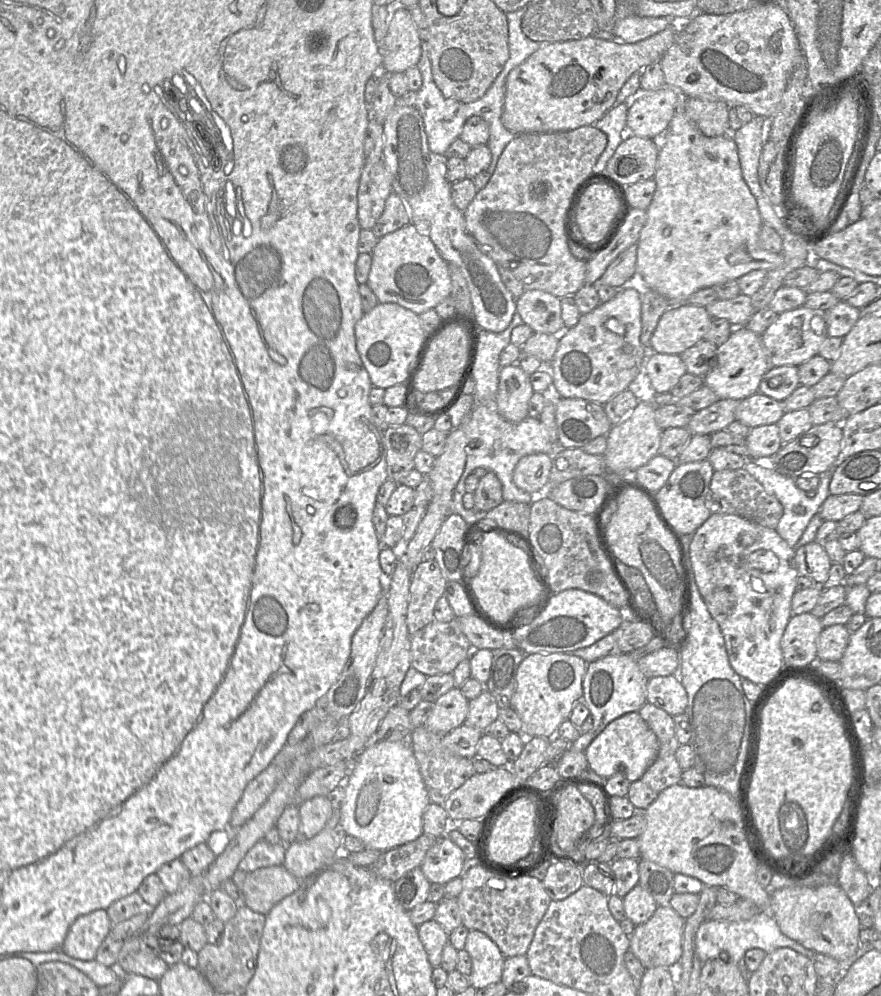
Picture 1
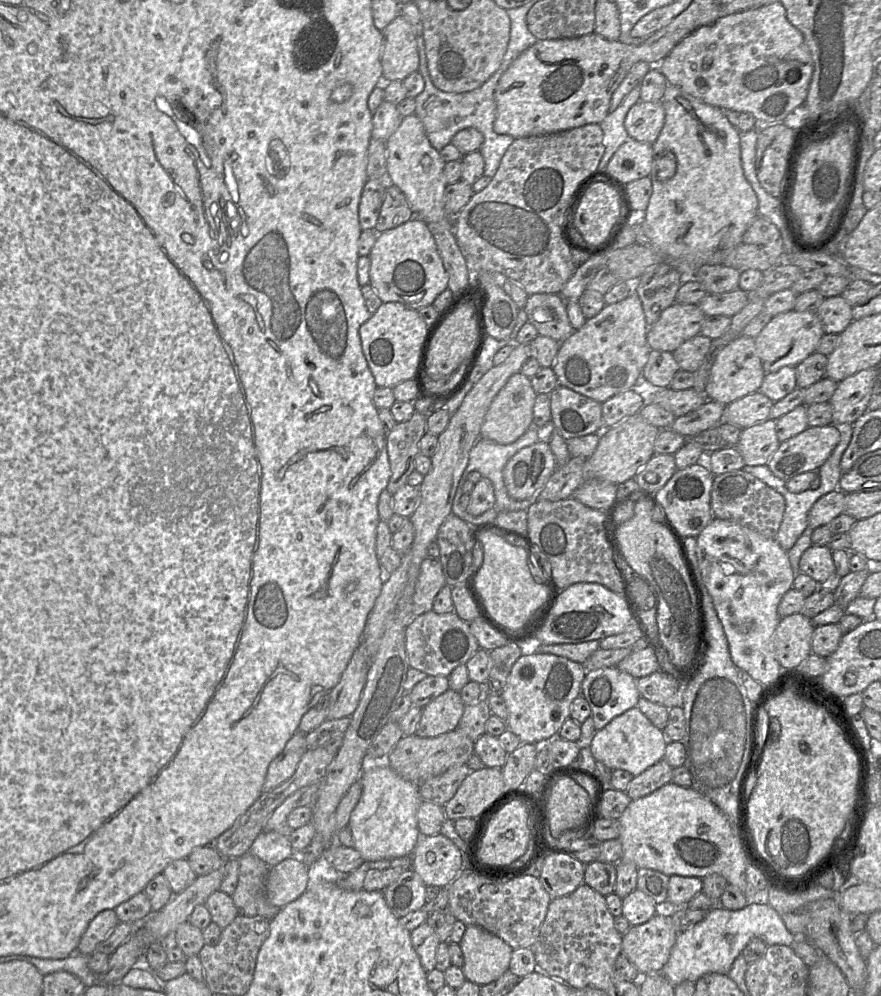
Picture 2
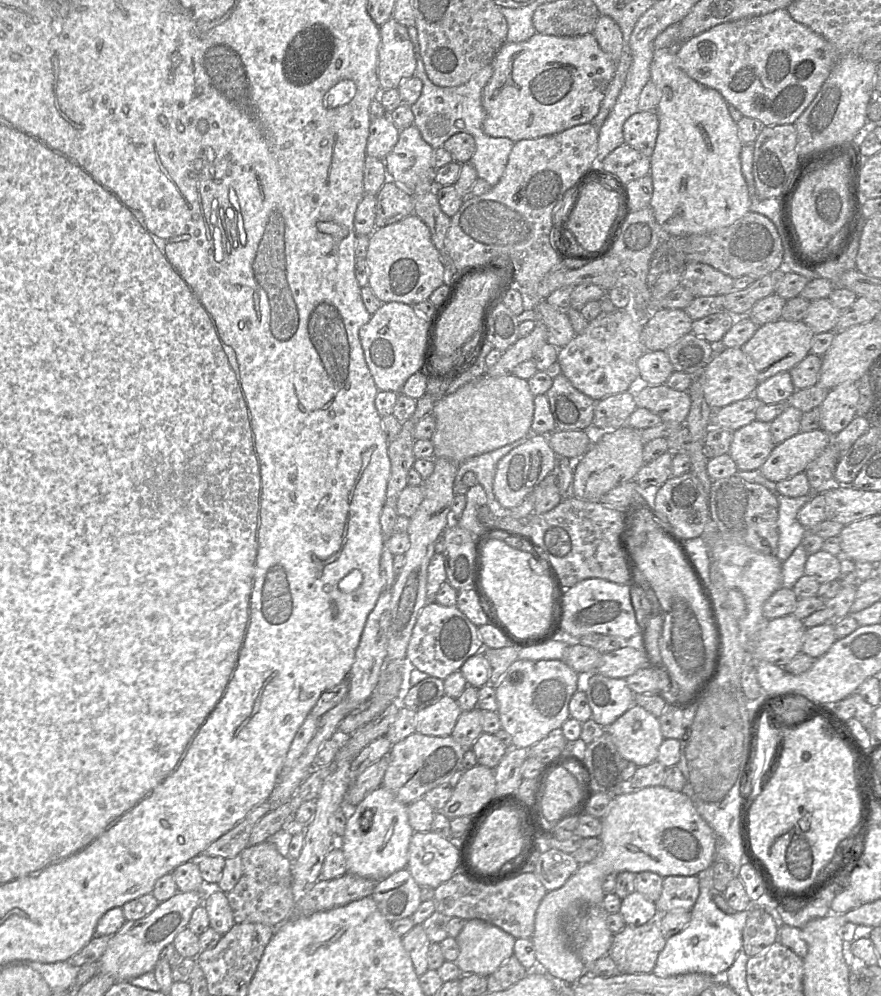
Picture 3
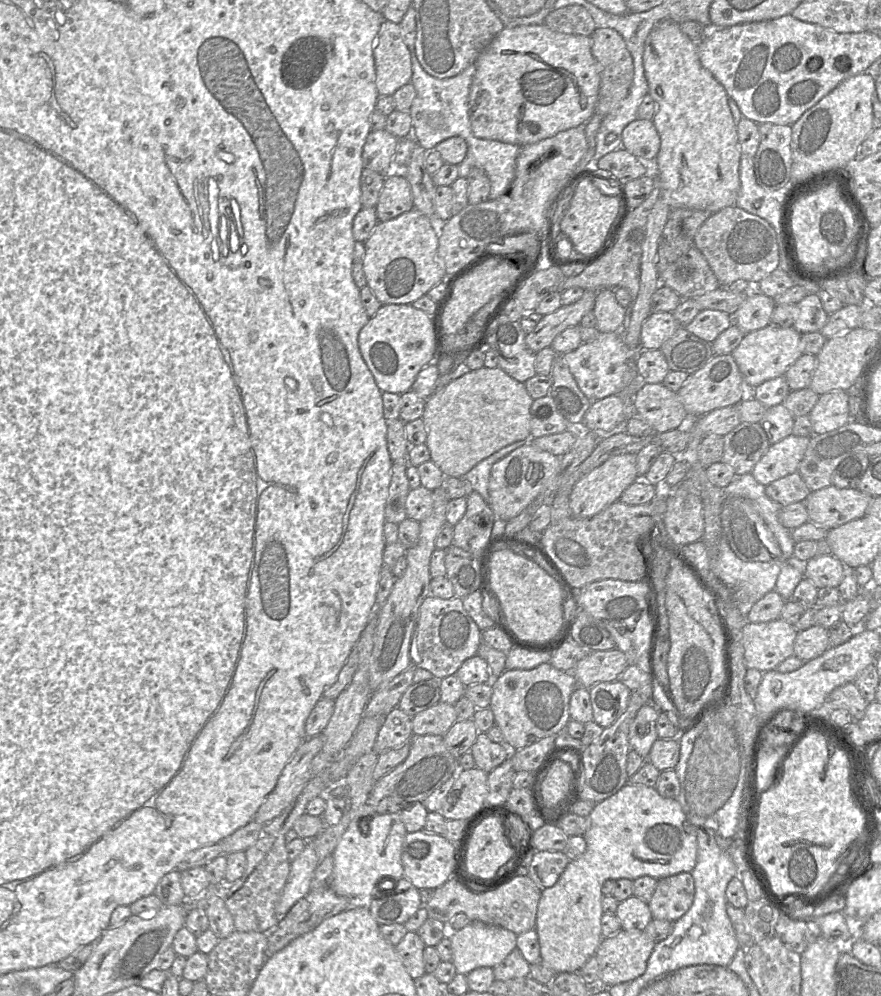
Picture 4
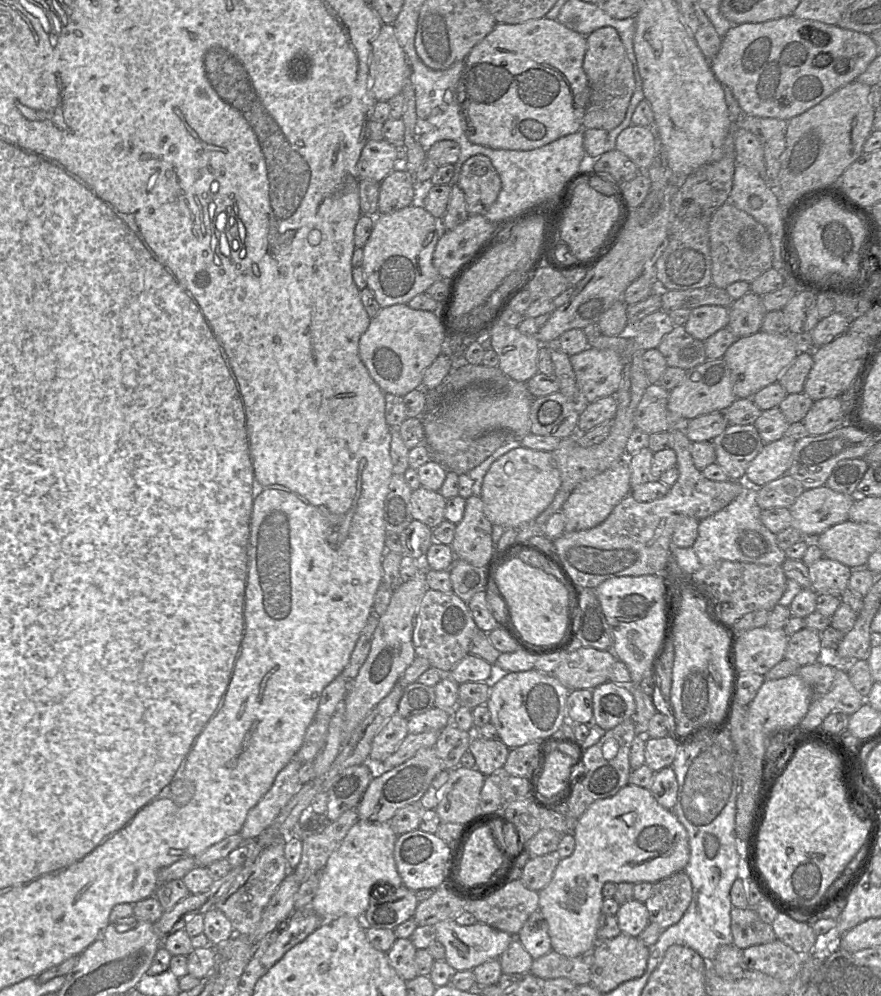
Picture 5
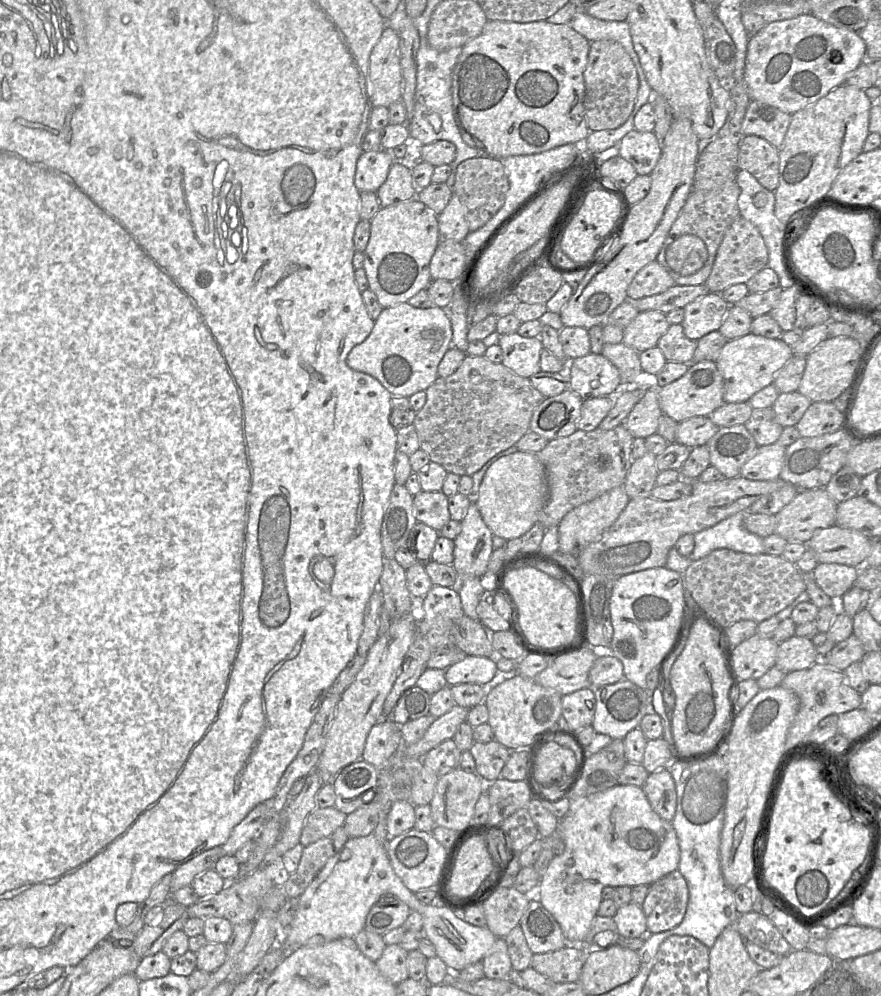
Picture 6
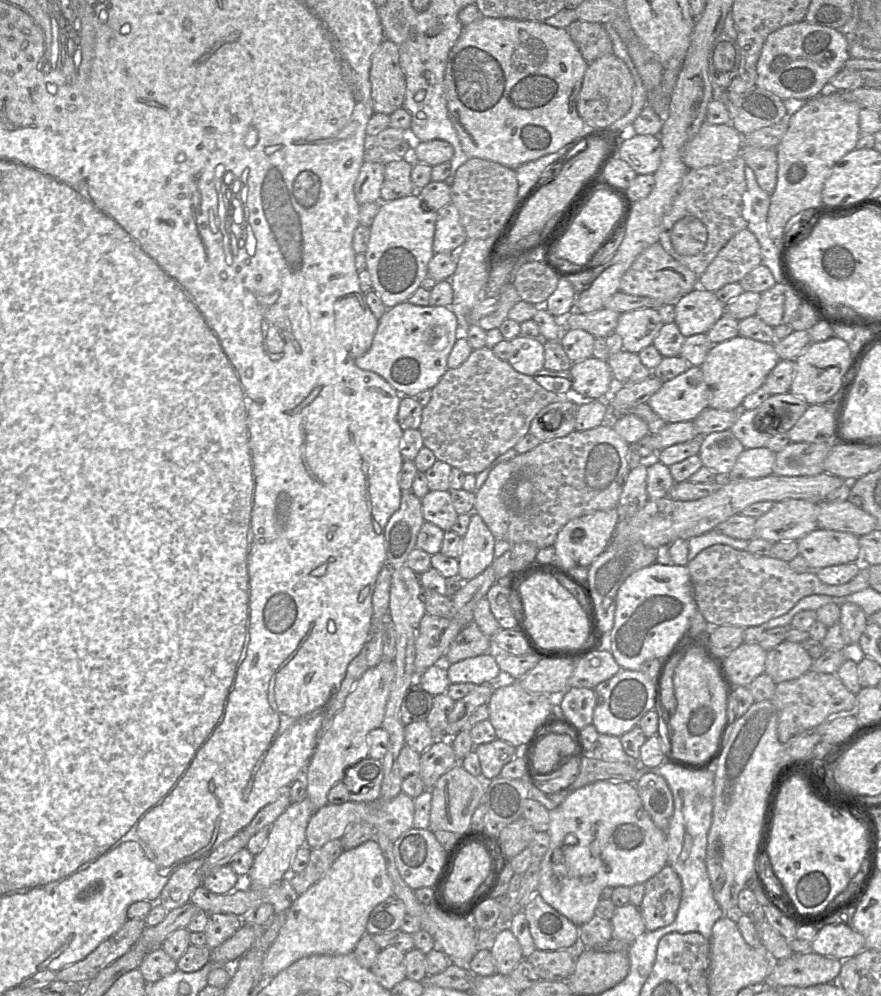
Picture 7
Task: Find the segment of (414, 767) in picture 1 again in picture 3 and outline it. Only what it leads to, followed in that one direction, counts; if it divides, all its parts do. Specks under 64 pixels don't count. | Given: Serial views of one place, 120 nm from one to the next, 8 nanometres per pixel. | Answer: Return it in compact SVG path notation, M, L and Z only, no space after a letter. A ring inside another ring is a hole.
M384 786L378 787L356 807L350 807L345 833L337 839L346 858L347 873L380 881L407 868L413 834L414 830L408 819L408 805L399 801Z

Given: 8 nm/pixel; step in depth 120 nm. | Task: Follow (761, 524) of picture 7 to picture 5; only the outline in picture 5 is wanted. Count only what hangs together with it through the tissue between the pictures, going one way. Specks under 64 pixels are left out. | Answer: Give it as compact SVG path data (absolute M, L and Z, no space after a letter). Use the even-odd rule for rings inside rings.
M826 485L805 490L789 508L792 515L791 527L801 531L806 539L815 539L830 527L849 520L849 510L855 495L834 491Z

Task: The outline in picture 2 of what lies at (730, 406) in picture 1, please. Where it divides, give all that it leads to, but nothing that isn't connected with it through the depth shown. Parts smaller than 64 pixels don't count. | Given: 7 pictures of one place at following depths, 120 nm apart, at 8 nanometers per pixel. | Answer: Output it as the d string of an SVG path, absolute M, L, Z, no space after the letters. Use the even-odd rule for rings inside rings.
M707 400L699 408L675 418L670 428L684 437L695 436L702 431L717 427L721 423L725 405Z

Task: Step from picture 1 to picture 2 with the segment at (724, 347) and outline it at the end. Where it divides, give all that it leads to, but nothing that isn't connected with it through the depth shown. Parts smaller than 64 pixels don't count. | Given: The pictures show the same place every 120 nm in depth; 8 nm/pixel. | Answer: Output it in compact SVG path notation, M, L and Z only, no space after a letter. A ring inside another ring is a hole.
M740 335L719 352L705 387L707 400L728 405L748 394L759 391L766 373L756 353L754 339Z

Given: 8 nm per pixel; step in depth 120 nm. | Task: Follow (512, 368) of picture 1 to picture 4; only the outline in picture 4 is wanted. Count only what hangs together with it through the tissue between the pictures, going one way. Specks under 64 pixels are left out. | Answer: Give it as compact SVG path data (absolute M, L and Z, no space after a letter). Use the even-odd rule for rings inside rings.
M499 367L470 370L452 380L426 400L422 415L427 431L425 444L430 450L431 460L446 477L460 478L476 464L500 449L516 441L533 439L530 412L532 403L533 398L527 392L525 384L510 377Z

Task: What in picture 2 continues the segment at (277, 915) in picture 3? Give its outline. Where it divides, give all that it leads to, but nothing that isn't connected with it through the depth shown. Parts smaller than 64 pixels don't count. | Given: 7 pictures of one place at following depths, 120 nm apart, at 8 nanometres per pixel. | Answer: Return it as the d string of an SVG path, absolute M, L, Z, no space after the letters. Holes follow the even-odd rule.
M249 852L238 858L239 878L231 895L239 915L273 919L281 908L271 905L265 893L270 866Z

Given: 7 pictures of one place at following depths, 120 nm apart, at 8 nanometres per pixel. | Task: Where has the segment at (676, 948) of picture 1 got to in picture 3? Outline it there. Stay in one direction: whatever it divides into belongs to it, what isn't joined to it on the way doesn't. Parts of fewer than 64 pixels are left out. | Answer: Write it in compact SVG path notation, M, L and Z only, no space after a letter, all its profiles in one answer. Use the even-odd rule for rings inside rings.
M652 920L640 926L625 925L613 935L608 955L617 966L619 974L643 974L652 972L667 937L660 930L658 921Z

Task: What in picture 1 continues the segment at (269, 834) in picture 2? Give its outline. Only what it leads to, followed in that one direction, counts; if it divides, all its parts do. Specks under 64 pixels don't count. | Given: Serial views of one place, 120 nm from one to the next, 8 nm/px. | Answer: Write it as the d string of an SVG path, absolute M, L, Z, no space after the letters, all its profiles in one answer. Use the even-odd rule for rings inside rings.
M261 839L242 858L238 869L248 873L261 867L281 865L285 858L286 847L283 842L270 844Z

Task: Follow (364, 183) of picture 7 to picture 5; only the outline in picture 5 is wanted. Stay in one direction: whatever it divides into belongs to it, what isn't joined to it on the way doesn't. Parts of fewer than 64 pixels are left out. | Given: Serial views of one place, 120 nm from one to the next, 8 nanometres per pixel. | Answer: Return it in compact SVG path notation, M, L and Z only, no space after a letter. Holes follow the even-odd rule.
M369 140L362 149L357 163L357 173L360 179L369 179L380 183L395 168L395 145L387 140Z

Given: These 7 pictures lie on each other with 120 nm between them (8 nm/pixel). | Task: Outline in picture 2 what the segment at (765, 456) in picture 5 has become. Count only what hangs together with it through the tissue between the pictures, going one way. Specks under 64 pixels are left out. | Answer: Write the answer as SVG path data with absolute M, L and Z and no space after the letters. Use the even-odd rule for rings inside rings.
M836 425L808 426L803 432L781 442L767 466L784 481L804 472L817 471L838 444L840 434L841 428Z

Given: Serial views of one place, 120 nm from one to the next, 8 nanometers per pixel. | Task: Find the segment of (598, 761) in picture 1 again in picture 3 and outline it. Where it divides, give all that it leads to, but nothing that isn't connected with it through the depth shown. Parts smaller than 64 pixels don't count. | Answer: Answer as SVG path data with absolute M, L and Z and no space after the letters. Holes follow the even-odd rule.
M634 705L612 724L605 728L611 736L620 756L633 762L637 767L646 766L657 761L658 751L665 739L660 728L659 719L639 705Z

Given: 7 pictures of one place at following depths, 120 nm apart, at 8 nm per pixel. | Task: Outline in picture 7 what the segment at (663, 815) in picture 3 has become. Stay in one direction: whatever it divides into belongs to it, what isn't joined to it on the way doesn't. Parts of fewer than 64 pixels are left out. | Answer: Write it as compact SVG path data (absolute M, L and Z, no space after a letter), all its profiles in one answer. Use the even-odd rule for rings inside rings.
M596 781L583 786L570 792L558 807L550 810L549 818L550 824L547 833L550 836L550 843L547 852L540 862L540 877L537 893L548 905L550 905L578 927L588 923L593 918L595 915L595 908L598 901L600 900L601 891L604 888L611 887L614 889L618 886L632 887L636 884L644 884L668 864L668 844L666 839L666 831L662 831L653 823L649 814L643 807L643 803L634 783L625 781Z

